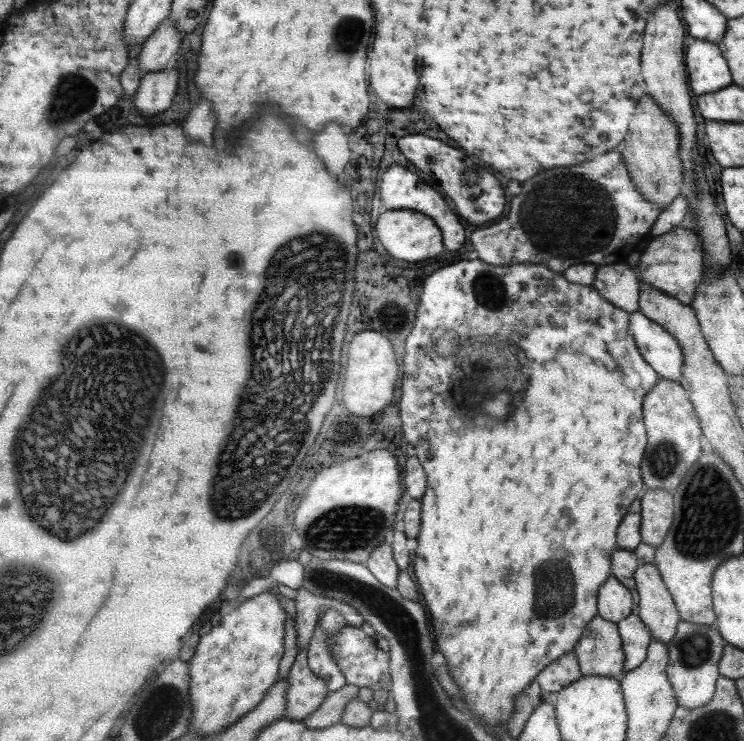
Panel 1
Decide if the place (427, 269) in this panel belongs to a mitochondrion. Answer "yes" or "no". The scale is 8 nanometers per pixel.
no

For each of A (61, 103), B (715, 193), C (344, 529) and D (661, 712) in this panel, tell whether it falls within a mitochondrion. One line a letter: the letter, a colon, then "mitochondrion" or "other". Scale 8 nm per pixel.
A: mitochondrion
B: other
C: mitochondrion
D: other

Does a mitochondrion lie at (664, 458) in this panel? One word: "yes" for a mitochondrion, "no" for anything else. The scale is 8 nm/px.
yes

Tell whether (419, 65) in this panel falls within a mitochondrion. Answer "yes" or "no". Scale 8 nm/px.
no

